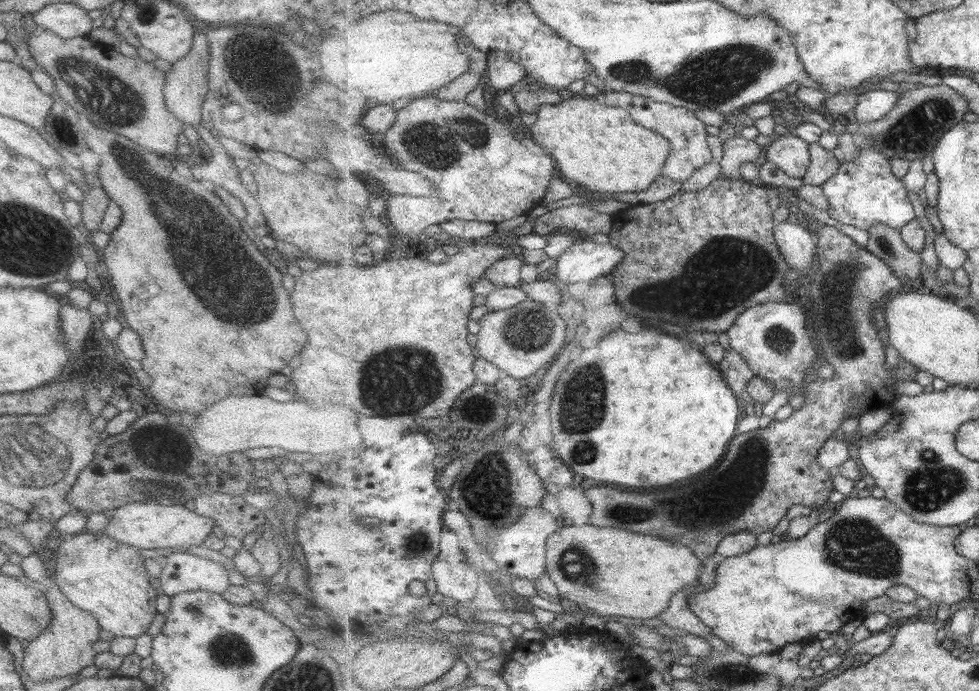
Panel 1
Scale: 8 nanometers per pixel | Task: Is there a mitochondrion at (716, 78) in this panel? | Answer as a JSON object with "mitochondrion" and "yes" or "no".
{"mitochondrion":"yes"}

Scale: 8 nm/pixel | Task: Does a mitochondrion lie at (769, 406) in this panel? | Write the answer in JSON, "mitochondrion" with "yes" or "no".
{"mitochondrion":"no"}

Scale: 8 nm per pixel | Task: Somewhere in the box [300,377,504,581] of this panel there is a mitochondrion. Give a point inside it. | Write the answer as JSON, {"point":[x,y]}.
{"point":[418,543]}

